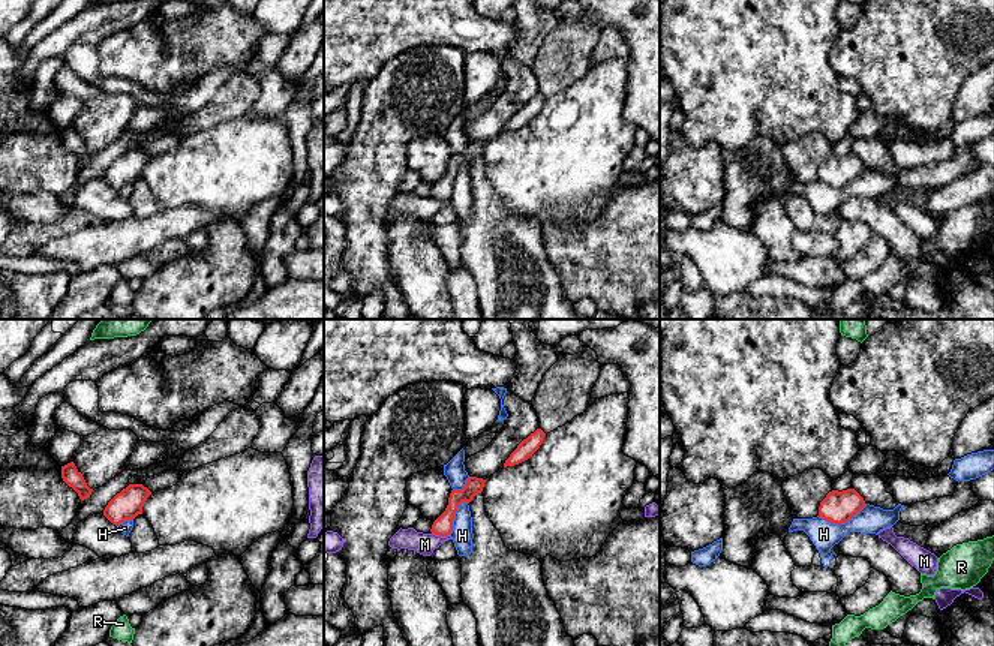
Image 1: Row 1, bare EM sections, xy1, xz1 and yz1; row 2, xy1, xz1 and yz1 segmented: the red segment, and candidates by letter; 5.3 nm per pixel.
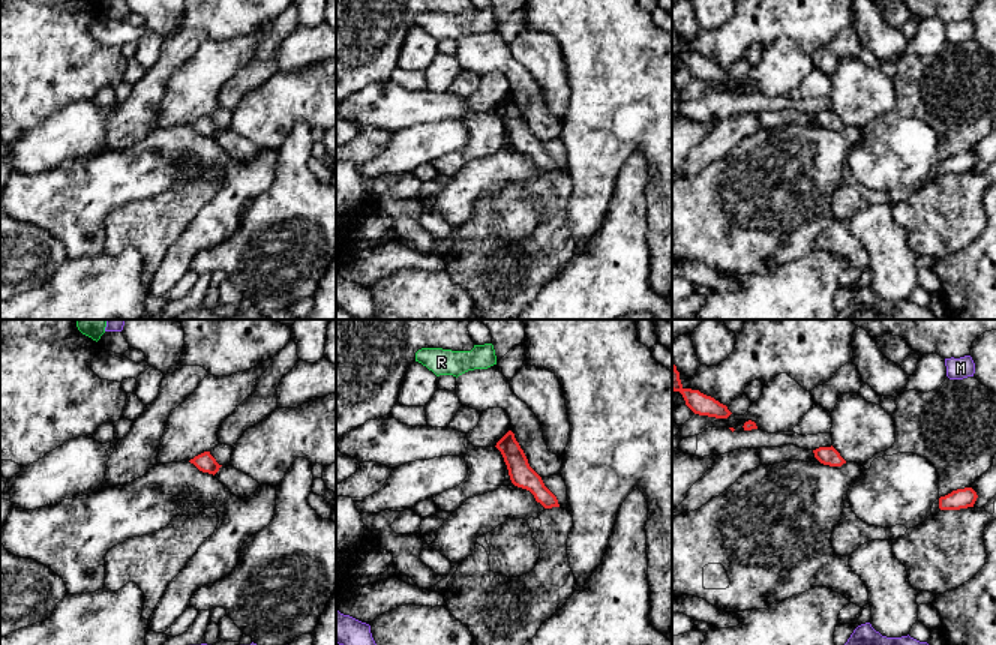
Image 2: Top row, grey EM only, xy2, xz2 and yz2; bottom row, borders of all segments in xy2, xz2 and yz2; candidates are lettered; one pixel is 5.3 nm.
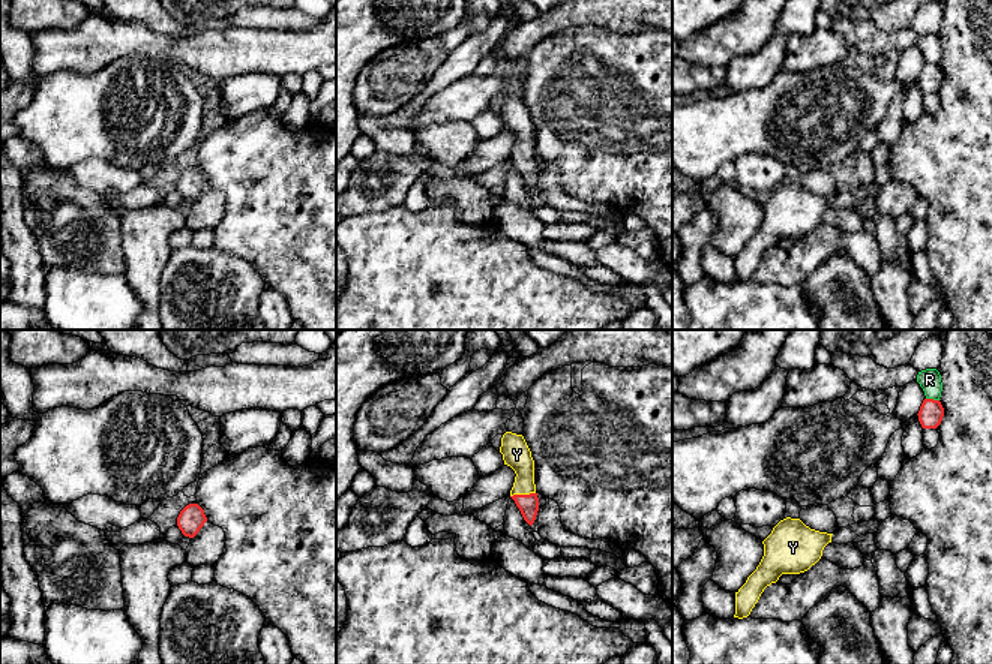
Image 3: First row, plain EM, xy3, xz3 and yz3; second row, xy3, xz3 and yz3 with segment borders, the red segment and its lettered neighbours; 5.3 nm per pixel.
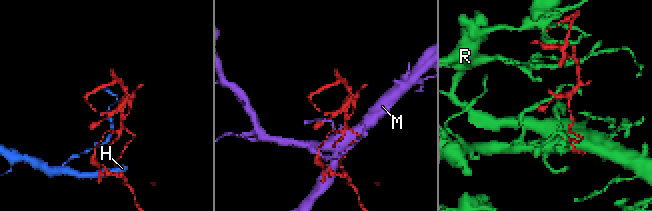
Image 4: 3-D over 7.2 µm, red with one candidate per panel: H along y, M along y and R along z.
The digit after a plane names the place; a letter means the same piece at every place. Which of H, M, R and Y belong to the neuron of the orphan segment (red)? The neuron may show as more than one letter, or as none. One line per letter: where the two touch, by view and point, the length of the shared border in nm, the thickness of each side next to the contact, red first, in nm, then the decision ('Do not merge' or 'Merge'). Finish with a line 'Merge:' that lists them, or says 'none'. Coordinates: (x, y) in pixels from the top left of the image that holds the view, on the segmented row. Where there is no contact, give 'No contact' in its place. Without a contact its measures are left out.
H: Touches red at yz1 (841, 522). Shared border 280 nm. Thickness 180 nm (red) against 150 nm. Do not merge
M: Touches red at xz1 (441, 535). Shared border 100 nm. Thickness 110 nm (red) against 120 nm. Do not merge
R: Touches red at yz3 (932, 399). Shared border 70 nm. Thickness 130 nm (red) against 120 nm. Do not merge
Y: Touches red at xz3 (523, 495). Shared border 140 nm. Thickness 110 nm (red) against 150 nm. Merge
Merge: Y

